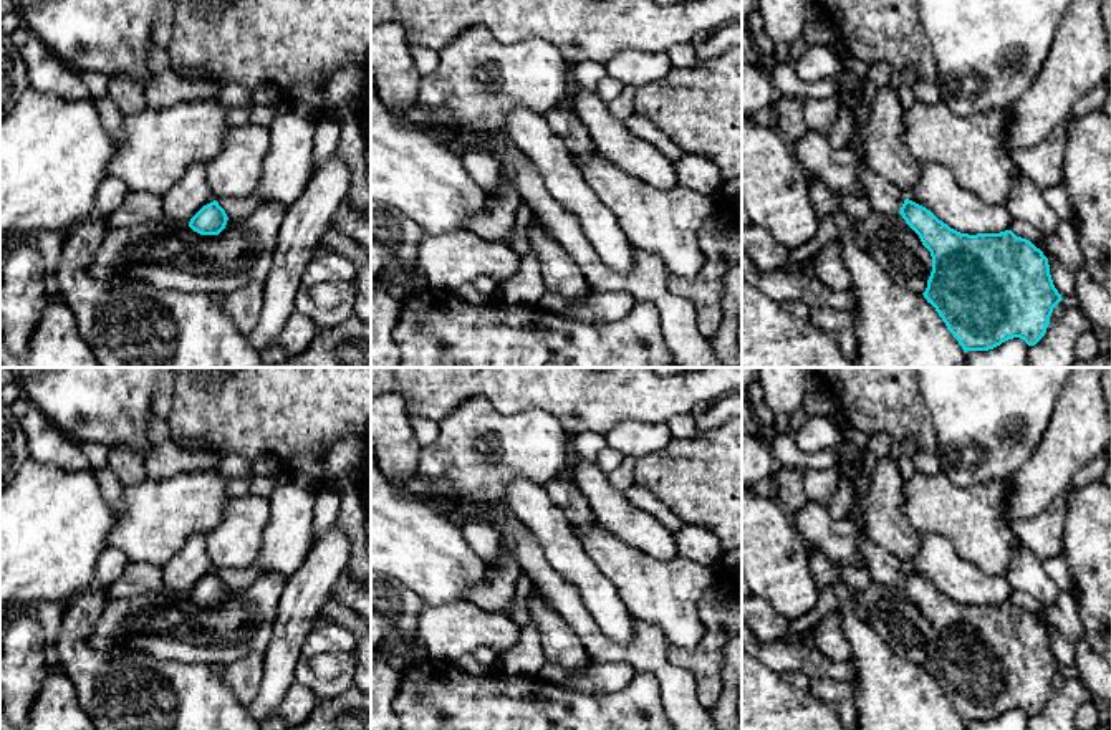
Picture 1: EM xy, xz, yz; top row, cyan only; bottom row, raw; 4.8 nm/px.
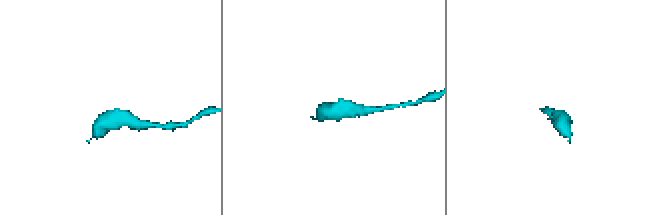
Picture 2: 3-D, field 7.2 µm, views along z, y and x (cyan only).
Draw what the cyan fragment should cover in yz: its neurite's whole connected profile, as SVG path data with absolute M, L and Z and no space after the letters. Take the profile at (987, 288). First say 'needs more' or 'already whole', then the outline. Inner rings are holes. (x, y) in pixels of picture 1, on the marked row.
needs more | M866 164L859 167L859 182L873 210L901 214L931 252L932 271L922 295L965 353L988 351L1013 338L1035 346L1045 336L1053 308L1063 298L1053 285L1048 258L1030 240L1017 237L1012 230L960 233L926 207L909 200Z

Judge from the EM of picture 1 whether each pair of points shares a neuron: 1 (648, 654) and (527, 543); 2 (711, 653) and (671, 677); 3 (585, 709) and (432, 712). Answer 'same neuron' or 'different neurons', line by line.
1: same neuron
2: different neurons
3: same neuron

